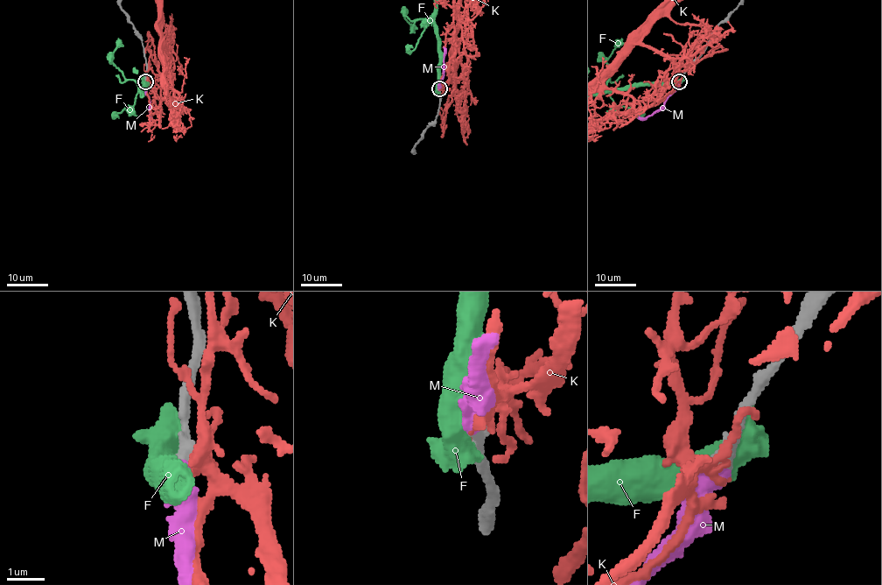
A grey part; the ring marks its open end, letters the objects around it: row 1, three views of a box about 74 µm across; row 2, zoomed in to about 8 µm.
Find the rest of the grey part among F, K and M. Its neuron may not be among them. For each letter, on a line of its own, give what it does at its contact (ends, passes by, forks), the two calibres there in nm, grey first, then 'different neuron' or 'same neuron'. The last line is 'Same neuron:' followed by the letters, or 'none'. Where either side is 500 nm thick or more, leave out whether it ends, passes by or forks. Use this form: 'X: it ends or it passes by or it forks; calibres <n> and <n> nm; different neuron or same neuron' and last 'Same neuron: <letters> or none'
F: calibres 400 and 900 nm; different neuron
K: it forks; calibres 380 and 240 nm; different neuron
M: calibres 380 and 550 nm; same neuron
Same neuron: M

